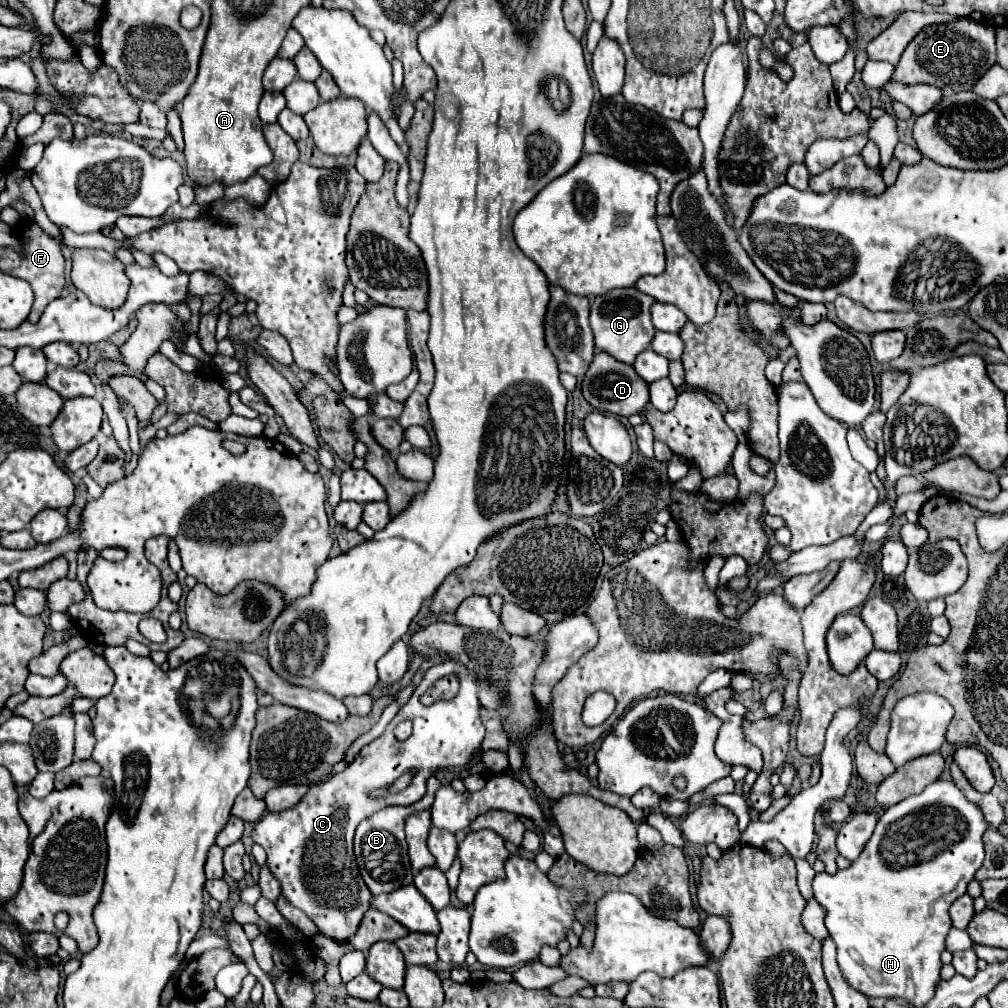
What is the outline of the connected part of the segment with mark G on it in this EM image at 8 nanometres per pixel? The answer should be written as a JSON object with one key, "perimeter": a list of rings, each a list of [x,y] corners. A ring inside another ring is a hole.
{"perimeter":[[[636,286],[620,288],[604,296],[596,296],[590,306],[590,326],[594,332],[596,348],[602,352],[608,352],[610,356],[614,356],[624,364],[634,364],[636,356],[650,346],[656,334],[656,328],[650,320],[652,304],[654,304],[654,298],[642,294]]]}

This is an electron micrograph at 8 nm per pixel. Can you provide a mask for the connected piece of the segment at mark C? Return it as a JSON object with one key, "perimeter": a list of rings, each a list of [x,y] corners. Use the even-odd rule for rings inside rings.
{"perimeter":[[[454,660],[434,664],[414,690],[408,704],[402,706],[388,724],[386,732],[364,746],[344,772],[330,776],[320,784],[312,784],[296,806],[276,814],[264,814],[254,824],[252,840],[264,846],[272,874],[282,882],[282,894],[288,896],[288,900],[302,912],[306,912],[306,916],[316,922],[324,936],[332,940],[350,940],[360,926],[364,912],[368,910],[368,900],[372,900],[372,892],[368,892],[368,886],[364,884],[354,860],[352,838],[356,826],[384,806],[410,806],[424,798],[426,780],[440,768],[462,768],[470,764],[480,750],[484,734],[486,728],[480,718],[478,676]],[[448,674],[460,676],[458,696],[430,708],[422,706],[420,696],[430,690],[436,680]],[[404,720],[410,720],[414,730],[410,738],[400,742],[394,736],[394,728]],[[408,768],[418,768],[418,774],[406,790],[386,796],[372,796],[374,790],[392,786],[394,780]]]}

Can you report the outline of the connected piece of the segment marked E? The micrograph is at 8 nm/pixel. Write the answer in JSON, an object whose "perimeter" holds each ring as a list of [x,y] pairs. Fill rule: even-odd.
{"perimeter":[[[958,18],[946,24],[922,28],[902,52],[890,80],[902,84],[932,84],[950,94],[970,90],[988,68],[996,64],[996,28]]]}

